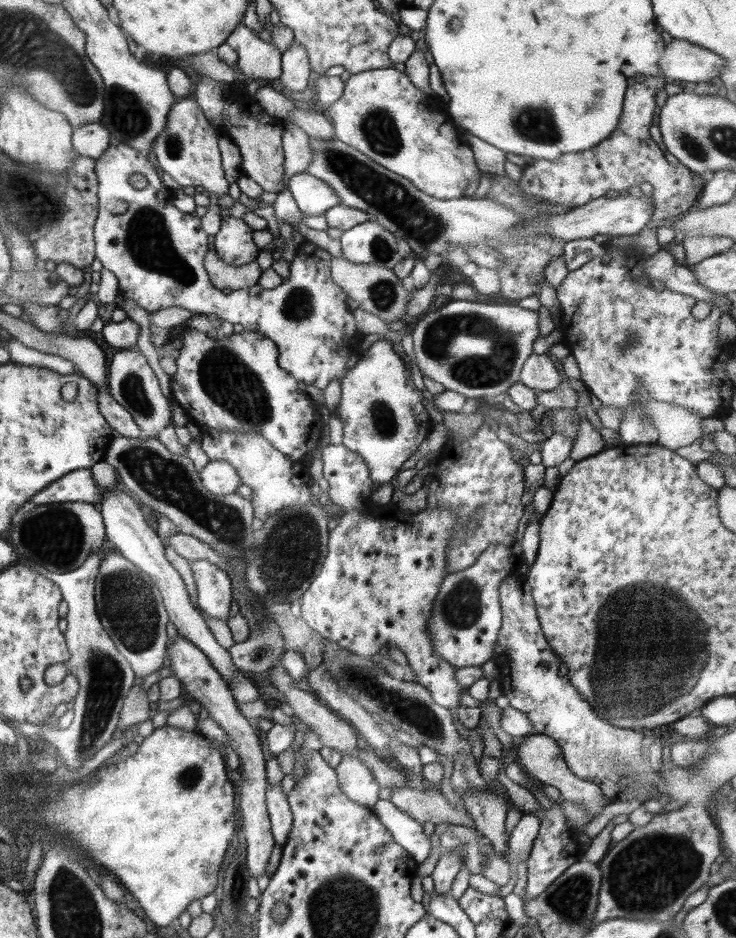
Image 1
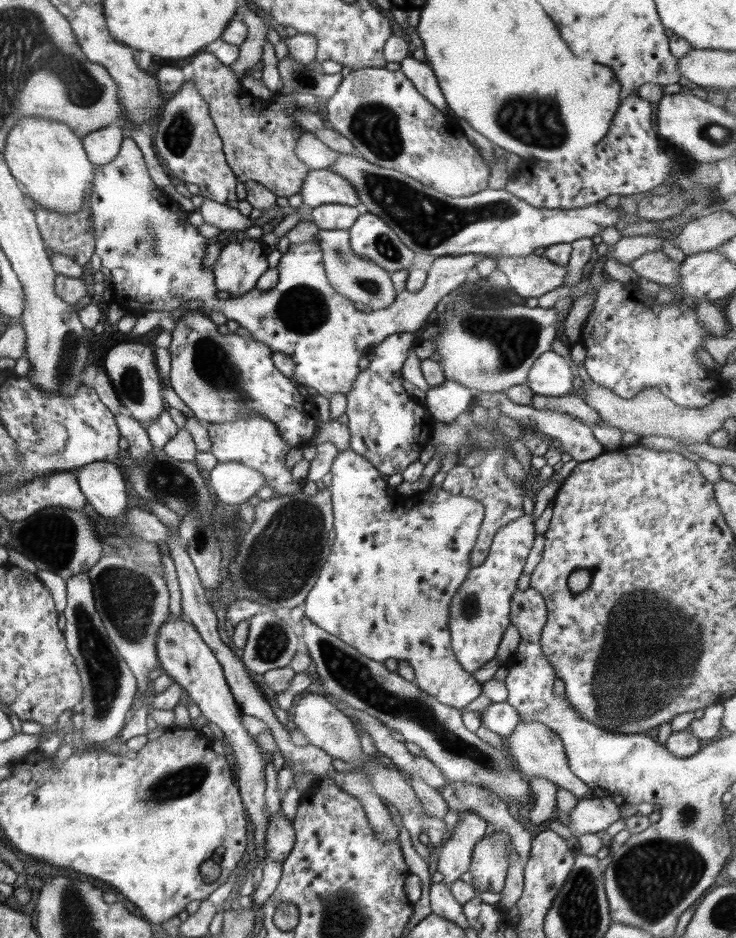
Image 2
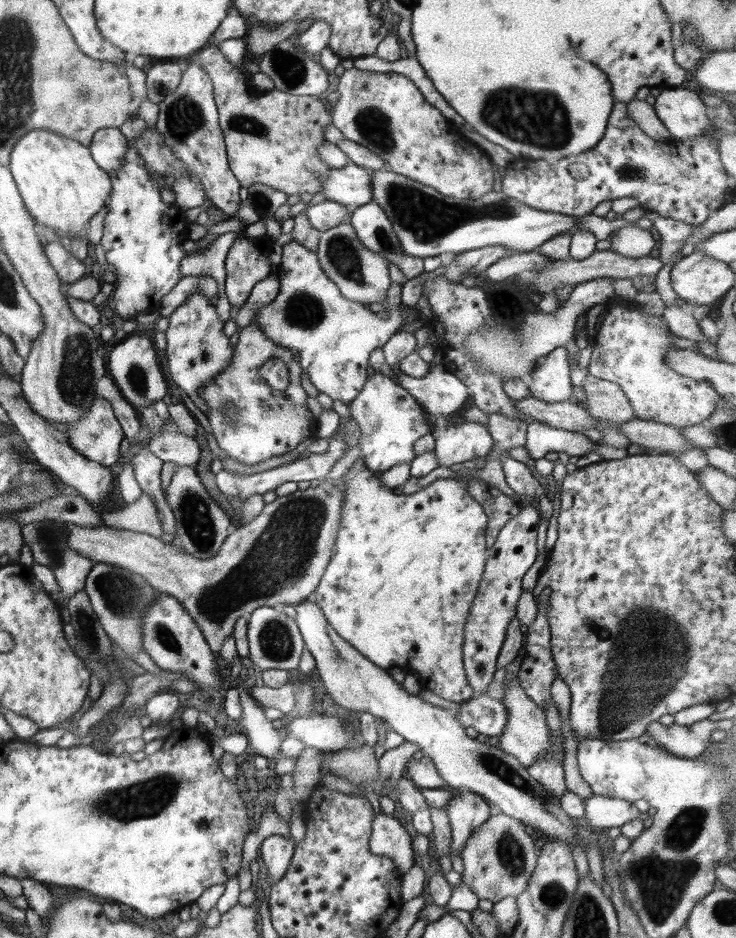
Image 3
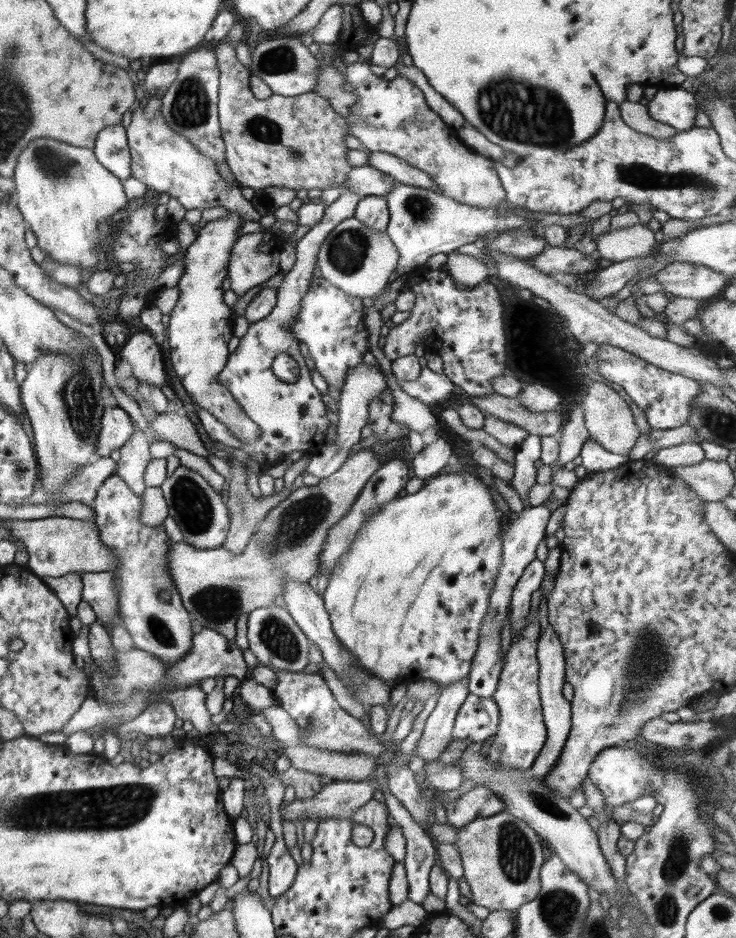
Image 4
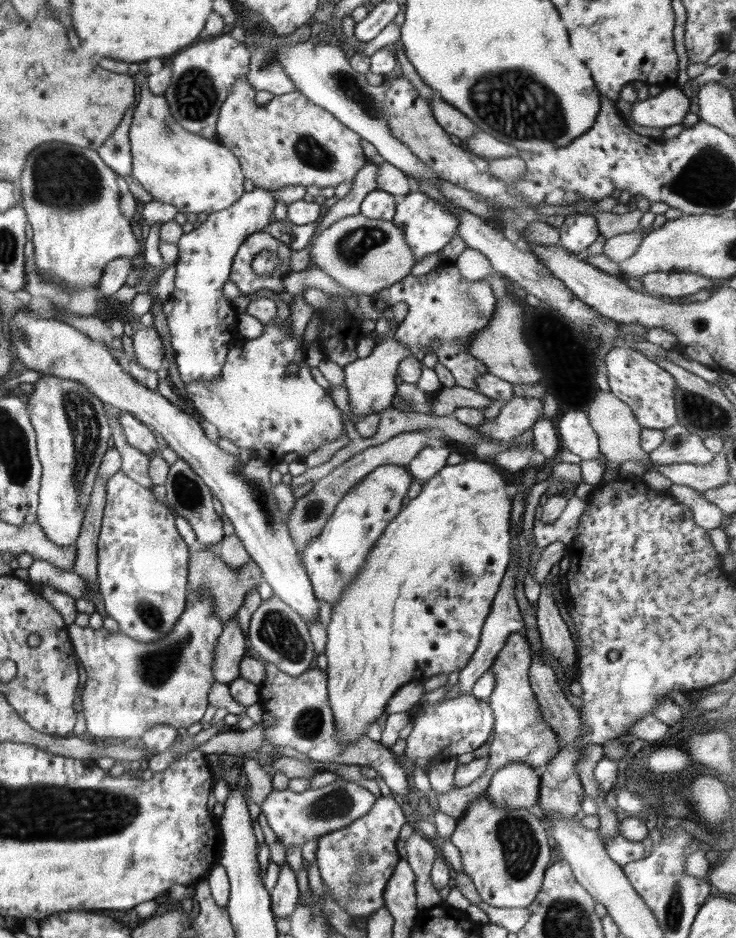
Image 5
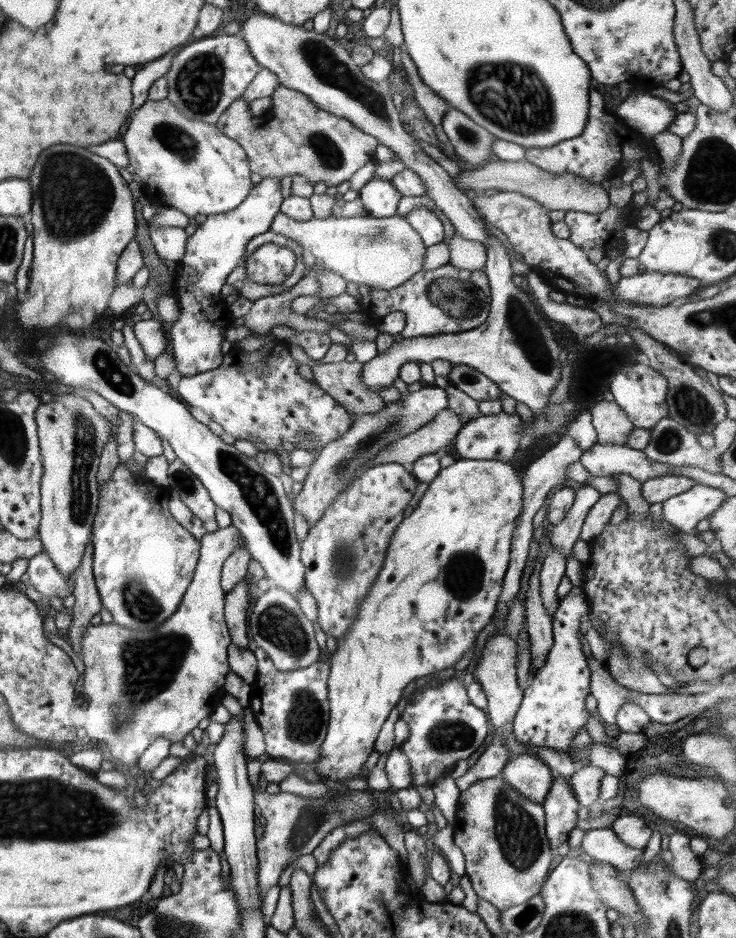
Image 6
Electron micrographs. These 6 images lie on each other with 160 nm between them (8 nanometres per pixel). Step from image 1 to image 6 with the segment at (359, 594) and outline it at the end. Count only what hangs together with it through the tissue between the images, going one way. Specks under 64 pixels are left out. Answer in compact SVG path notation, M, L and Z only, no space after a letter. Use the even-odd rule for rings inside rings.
M455 457L455 462L448 468L441 469L436 479L430 486L417 508L408 518L402 519L398 529L394 531L388 549L386 549L385 561L377 574L376 580L370 587L368 596L360 603L356 617L349 626L348 632L337 640L337 649L330 657L329 681L327 682L329 696L329 725L324 742L320 748L320 756L316 761L315 771L322 779L341 782L343 778L355 778L362 770L368 756L375 749L375 740L378 738L382 725L388 718L390 711L397 706L402 698L403 690L408 683L424 676L432 676L436 673L452 671L455 664L475 647L479 632L494 618L498 597L503 587L503 578L506 574L510 560L510 542L516 526L520 509L522 509L522 479L521 475L510 466L509 463L498 460L470 460Z

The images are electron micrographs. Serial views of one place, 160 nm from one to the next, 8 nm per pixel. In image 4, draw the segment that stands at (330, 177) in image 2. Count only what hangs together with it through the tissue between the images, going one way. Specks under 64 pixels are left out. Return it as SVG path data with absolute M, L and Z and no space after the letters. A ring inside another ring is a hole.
M373 166L353 167L347 174L346 182L343 182L342 190L350 189L362 197L384 197L390 194L395 179Z

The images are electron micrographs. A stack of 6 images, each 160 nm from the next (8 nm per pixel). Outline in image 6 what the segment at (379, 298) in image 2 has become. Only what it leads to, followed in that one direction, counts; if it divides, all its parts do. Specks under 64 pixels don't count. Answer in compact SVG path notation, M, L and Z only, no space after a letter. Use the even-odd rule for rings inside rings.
M280 212L269 228L303 248L307 248L323 267L344 278L360 291L369 288L392 290L423 269L427 248L421 236L399 214L388 218L370 216L316 218L298 222Z

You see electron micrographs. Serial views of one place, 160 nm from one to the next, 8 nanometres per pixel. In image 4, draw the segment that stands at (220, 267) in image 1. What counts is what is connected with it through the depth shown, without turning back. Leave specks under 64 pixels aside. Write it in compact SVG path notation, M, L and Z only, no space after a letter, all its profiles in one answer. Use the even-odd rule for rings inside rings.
M256 231L252 233L244 233L237 238L235 246L228 260L227 278L231 282L231 290L238 296L242 296L263 282L270 280L281 269L279 268L279 256L282 241L269 231Z

